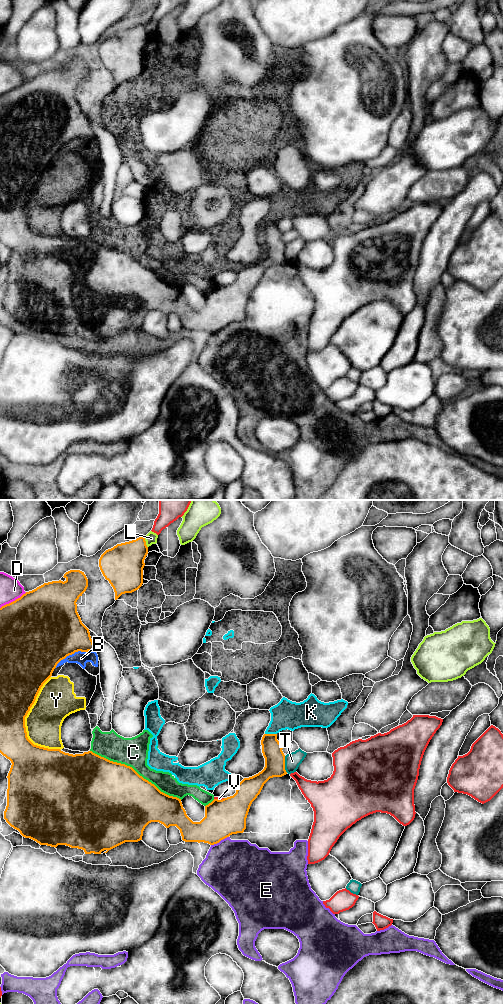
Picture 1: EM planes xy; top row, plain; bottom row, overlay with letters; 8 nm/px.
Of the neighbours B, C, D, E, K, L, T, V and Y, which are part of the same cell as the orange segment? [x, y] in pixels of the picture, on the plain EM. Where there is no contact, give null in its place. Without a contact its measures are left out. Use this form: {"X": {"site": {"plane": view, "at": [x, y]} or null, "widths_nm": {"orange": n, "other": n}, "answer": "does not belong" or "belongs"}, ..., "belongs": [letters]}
{"B": {"site": {"plane": "xy", "at": [74, 140]}, "widths_nm": {"orange": 480, "other": 110}, "answer": "does not belong"}, "C": {"site": {"plane": "xy", "at": [135, 259]}, "widths_nm": {"orange": 500, "other": 240}, "answer": "does not belong"}, "D": {"site": {"plane": "xy", "at": [13, 89]}, "widths_nm": {"orange": 500, "other": 180}, "answer": "does not belong"}, "E": {"site": {"plane": "xy", "at": [219, 329]}, "widths_nm": {"orange": 300, "other": 460}, "answer": "does not belong"}, "K": {"site": {"plane": "xy", "at": [271, 222]}, "widths_nm": {"orange": 160, "other": 220}, "answer": "does not belong"}, "L": {"site": {"plane": "xy", "at": [145, 30]}, "widths_nm": {"orange": 320, "other": 100}, "answer": "does not belong"}, "T": {"site": {"plane": "xy", "at": [284, 252]}, "widths_nm": {"orange": 160, "other": 130}, "answer": "does not belong"}, "V": {"site": {"plane": "xy", "at": [219, 288]}, "widths_nm": {"orange": 300, "other": 30}, "answer": "does not belong"}, "Y": {"site": {"plane": "xy", "at": [24, 211]}, "widths_nm": {"orange": 300, "other": 300}, "answer": "does not belong"}, "belongs": []}

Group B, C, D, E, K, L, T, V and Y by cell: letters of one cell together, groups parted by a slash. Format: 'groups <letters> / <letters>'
groups B C K Y / D / E / L / T / V

